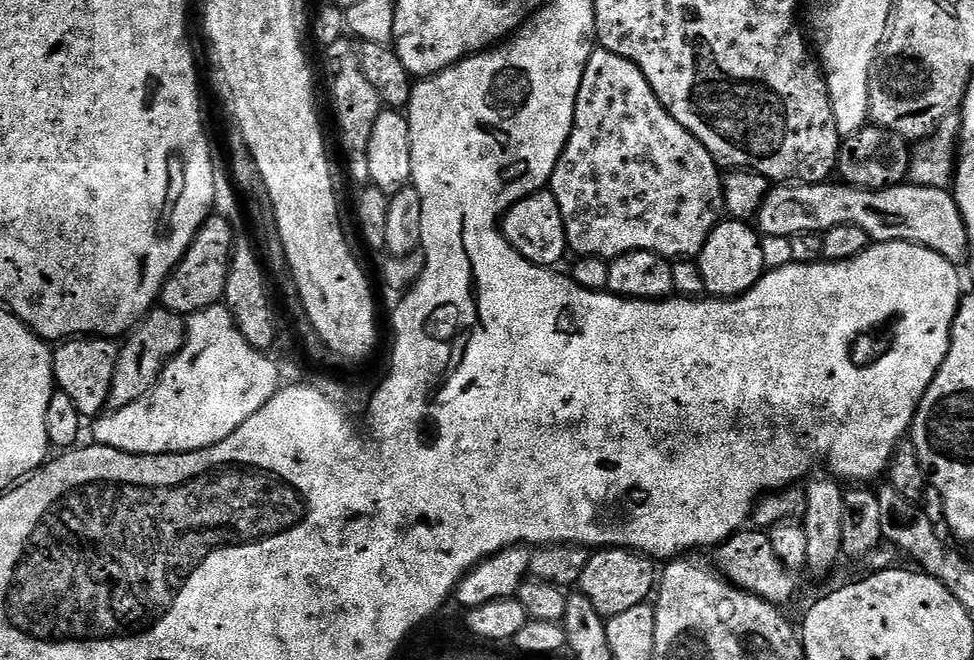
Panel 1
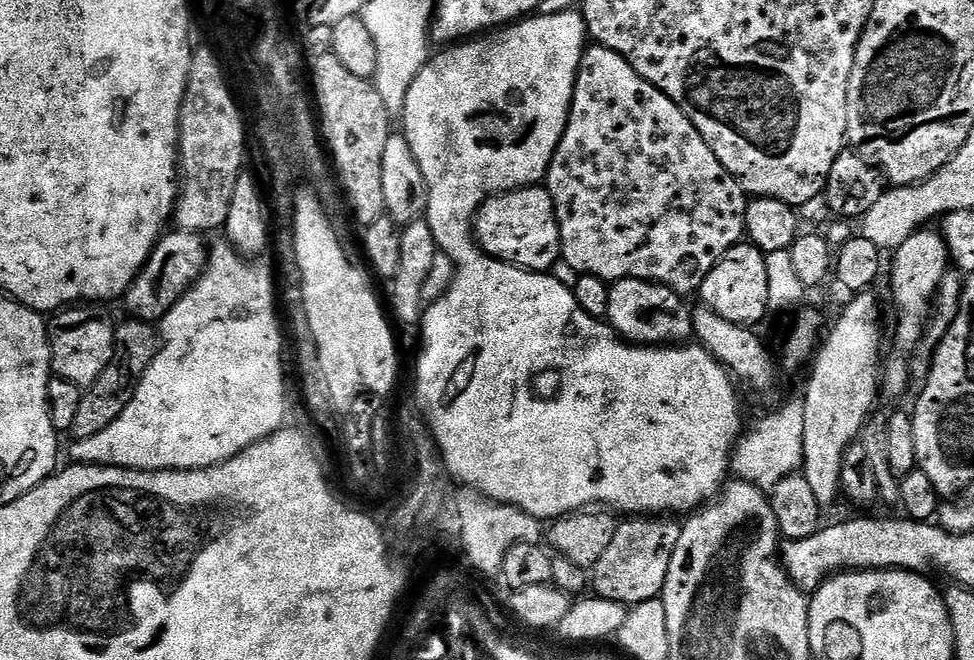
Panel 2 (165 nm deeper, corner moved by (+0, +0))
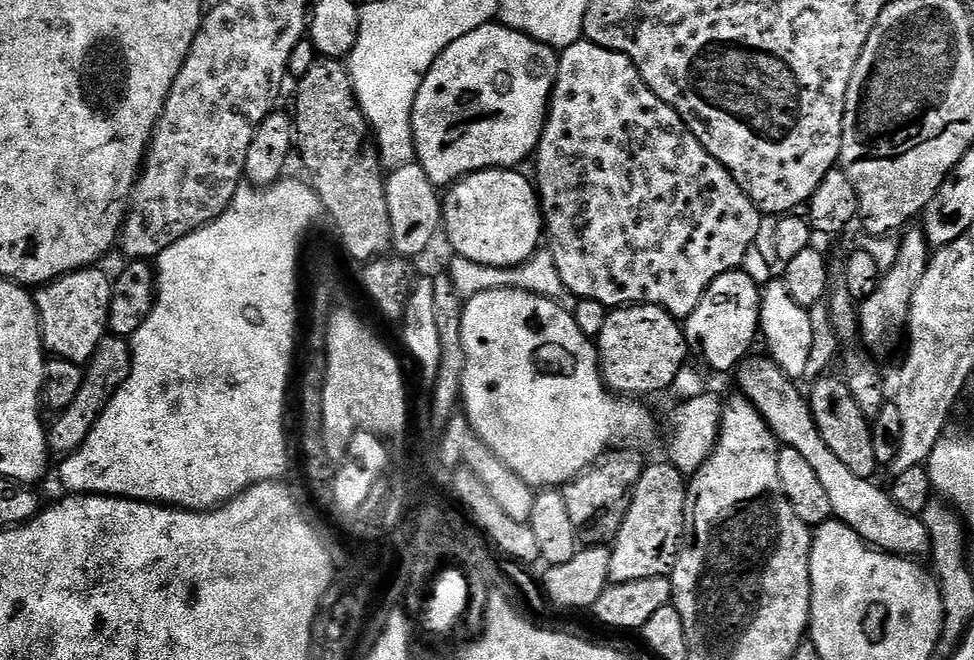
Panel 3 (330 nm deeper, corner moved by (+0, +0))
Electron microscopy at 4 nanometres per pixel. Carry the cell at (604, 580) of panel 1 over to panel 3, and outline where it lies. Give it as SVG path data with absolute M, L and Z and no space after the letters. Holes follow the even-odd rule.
M649 463L645 467L636 483L630 510L626 510L626 518L610 545L608 579L612 584L638 582L659 576L671 577L684 538L687 492L686 476L671 463Z

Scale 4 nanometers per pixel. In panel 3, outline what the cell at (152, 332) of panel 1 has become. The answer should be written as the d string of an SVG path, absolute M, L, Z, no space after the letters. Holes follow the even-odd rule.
M111 334L104 337L104 341L98 346L94 358L84 368L82 386L78 389L74 402L64 412L55 417L56 420L47 429L48 451L53 457L63 458L72 456L86 442L90 430L98 422L98 418L104 414L106 406L118 394L118 390L126 382L126 378L132 369L132 345L123 336Z

